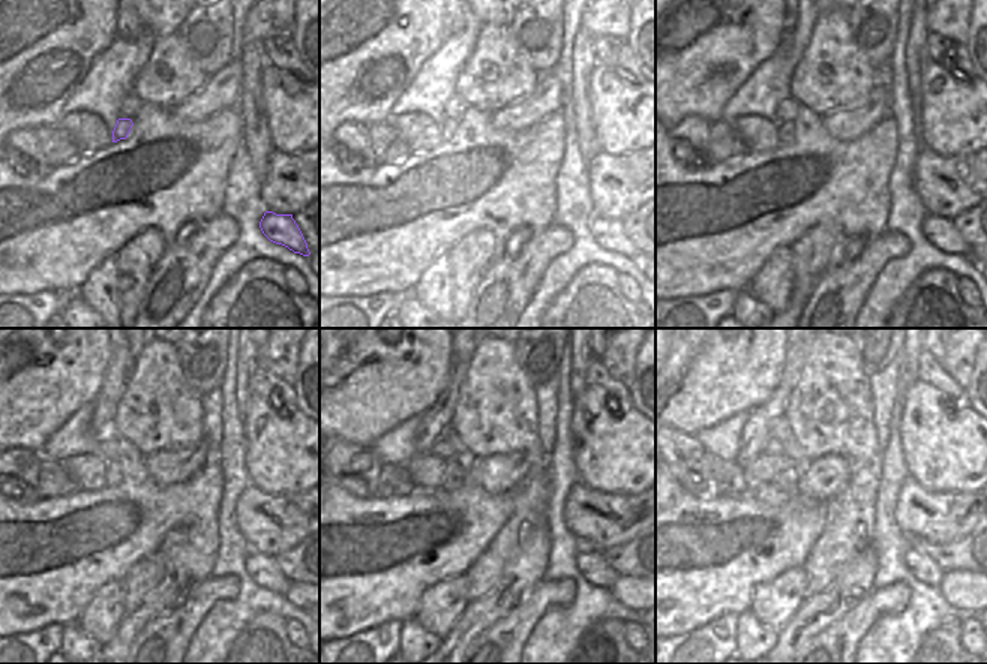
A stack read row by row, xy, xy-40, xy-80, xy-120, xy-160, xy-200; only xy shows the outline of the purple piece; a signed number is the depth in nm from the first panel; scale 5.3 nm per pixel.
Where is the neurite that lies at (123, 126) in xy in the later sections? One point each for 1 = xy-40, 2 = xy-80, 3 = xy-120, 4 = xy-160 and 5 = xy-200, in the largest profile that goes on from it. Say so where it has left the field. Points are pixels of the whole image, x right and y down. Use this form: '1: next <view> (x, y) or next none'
1: next xy-40 (449, 129)
2: next xy-80 (786, 131)
3: next xy-120 (114, 472)
4: next xy-160 (453, 478)
5: next xy-200 (788, 481)

